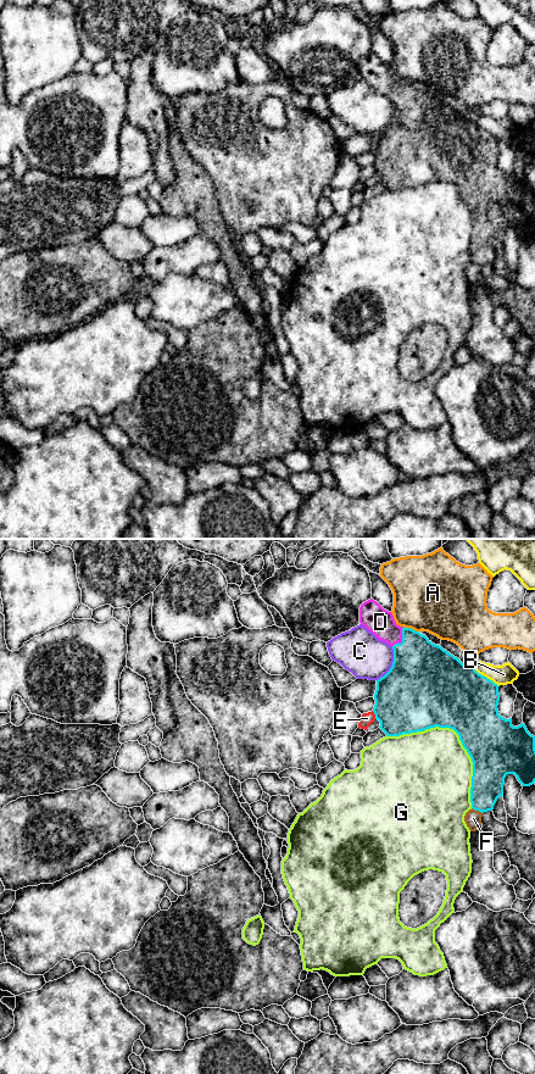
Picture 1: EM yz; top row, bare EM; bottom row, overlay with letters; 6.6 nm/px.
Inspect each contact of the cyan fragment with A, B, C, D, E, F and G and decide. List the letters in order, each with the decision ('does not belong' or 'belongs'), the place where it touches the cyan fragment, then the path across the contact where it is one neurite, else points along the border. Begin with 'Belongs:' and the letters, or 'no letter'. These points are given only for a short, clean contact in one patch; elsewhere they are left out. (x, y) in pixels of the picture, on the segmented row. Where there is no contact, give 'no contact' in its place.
Belongs: D
A: does not belong | yz (411, 629)
B: does not belong | yz (485, 677)
C: does not belong | yz (393, 665)
D: belongs | yz (402, 639) | across yz (421, 672), (402, 639), (393, 634), (380, 622)
E: does not belong | yz (374, 713)
F: does not belong | yz (477, 810)
G: does not belong | yz (458, 735)

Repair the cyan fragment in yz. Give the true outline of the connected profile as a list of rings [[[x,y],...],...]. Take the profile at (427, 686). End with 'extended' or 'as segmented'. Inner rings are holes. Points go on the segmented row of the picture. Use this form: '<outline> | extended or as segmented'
[[[373,599],[360,607],[360,623],[394,650],[390,670],[377,680],[373,712],[386,736],[400,736],[430,728],[453,729],[473,762],[470,788],[472,808],[492,811],[507,774],[514,774],[522,786],[535,783],[535,736],[525,724],[512,725],[512,718],[498,714],[498,685],[463,664],[425,635],[396,624],[391,612]]] | extended

